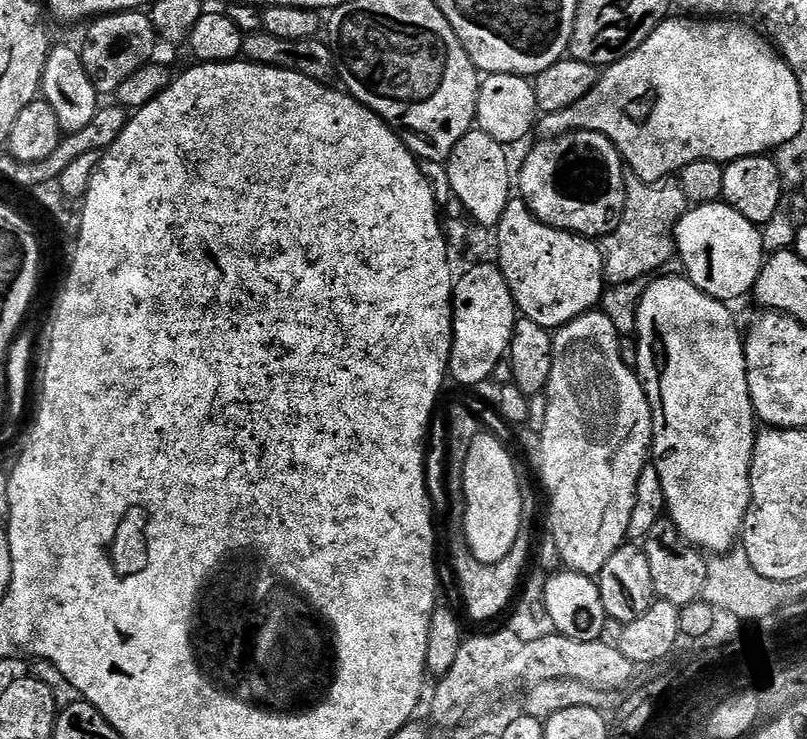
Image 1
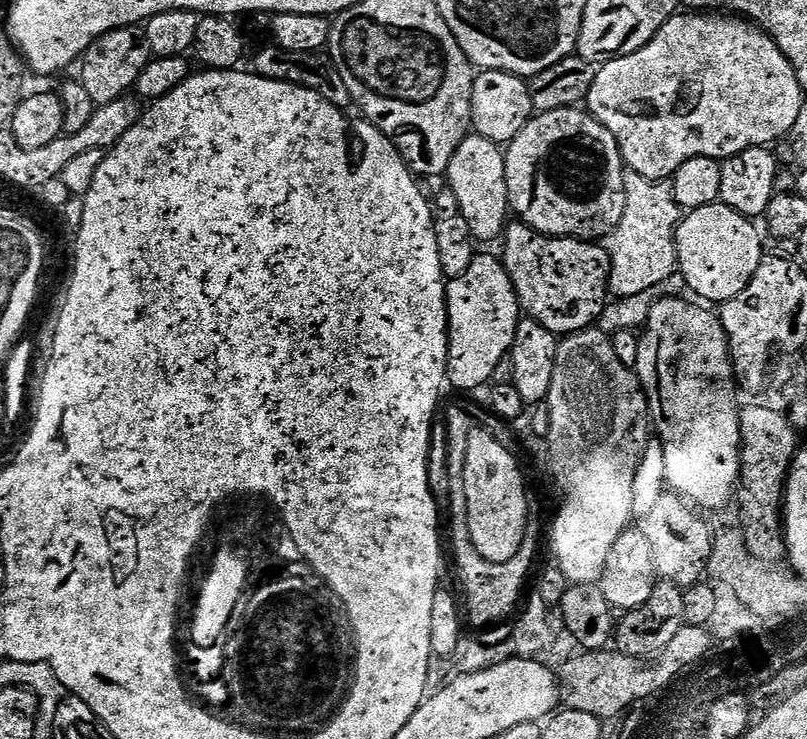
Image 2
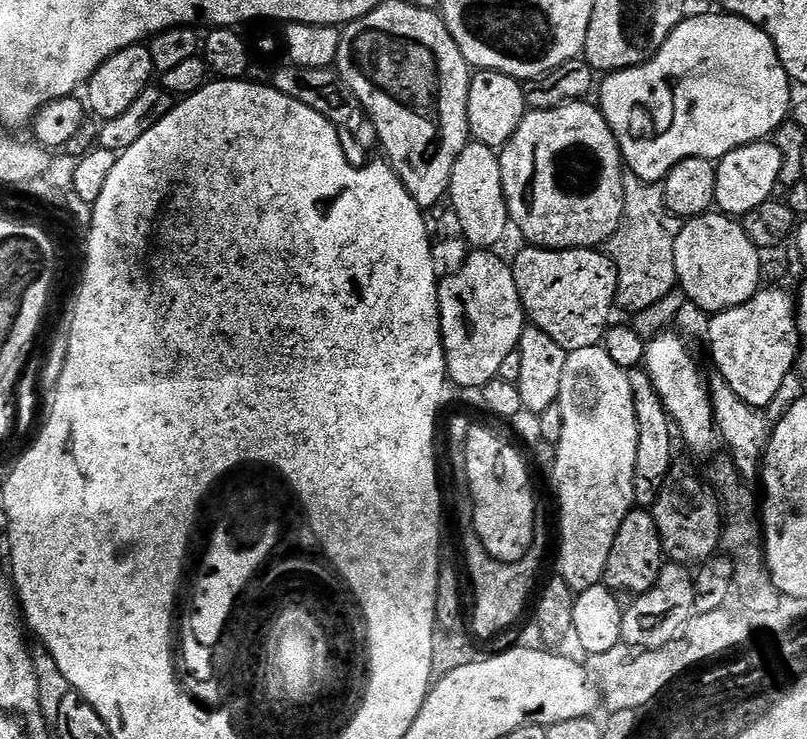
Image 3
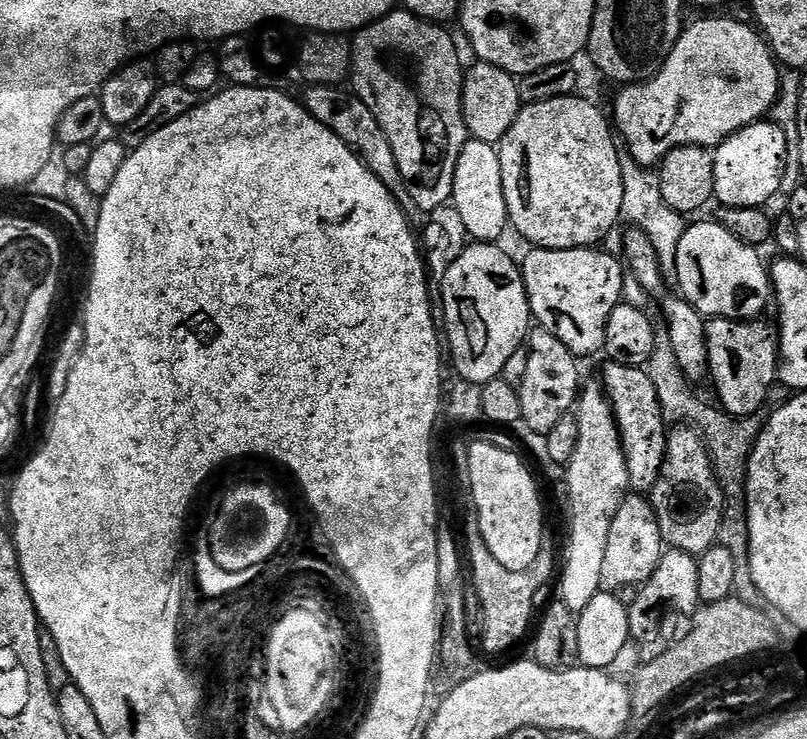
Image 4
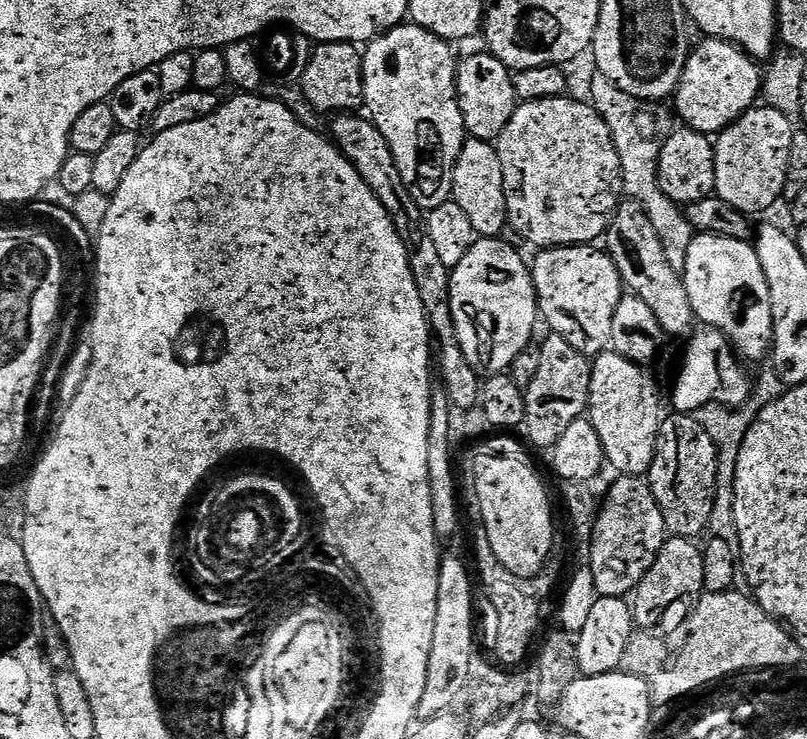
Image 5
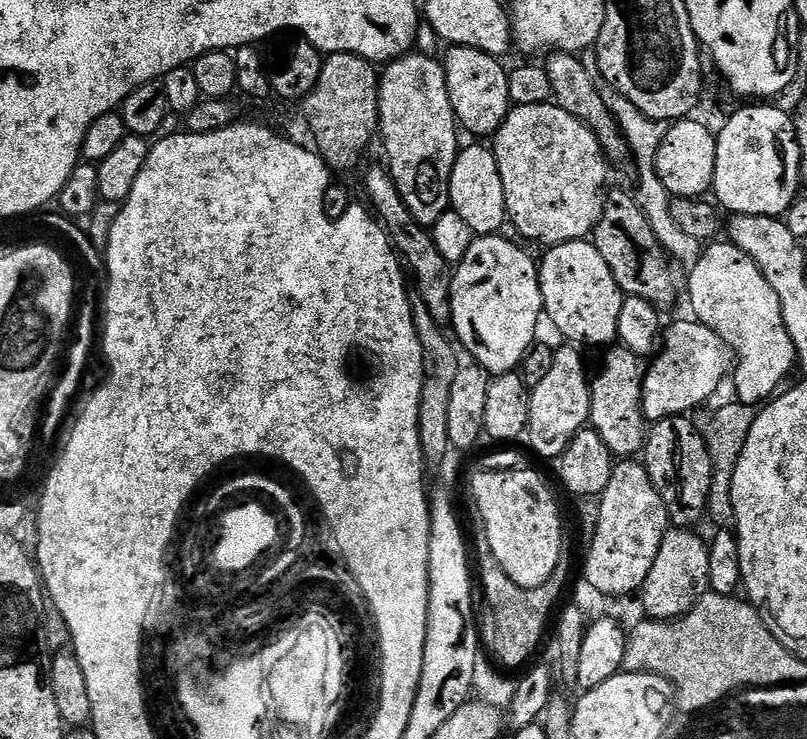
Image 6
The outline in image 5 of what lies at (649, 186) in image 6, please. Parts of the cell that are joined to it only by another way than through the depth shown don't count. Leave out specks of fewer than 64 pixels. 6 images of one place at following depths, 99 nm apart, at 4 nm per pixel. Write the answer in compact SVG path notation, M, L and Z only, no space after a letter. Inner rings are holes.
M599 74L593 75L593 80L588 84L588 96L592 108L610 126L610 138L614 138L614 150L618 150L618 162L620 163L620 182L622 192L627 199L637 200L654 225L656 238L666 250L666 258L674 270L683 273L686 264L686 250L690 250L690 242L693 238L693 230L687 215L682 211L681 205L676 204L663 193L659 185L659 154L661 144L667 139L674 128L674 116L664 106L660 106L651 116L643 112L641 101L636 100L626 90L618 90L610 78Z

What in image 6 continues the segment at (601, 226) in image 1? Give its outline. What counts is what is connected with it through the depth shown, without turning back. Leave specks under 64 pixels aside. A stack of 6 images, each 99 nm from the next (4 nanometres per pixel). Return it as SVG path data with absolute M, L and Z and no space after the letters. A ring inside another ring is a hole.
M555 102L517 104L494 133L495 140L494 151L502 174L510 224L526 239L537 240L543 246L582 240L591 237L591 232L593 235L594 229L602 220L606 199L604 179L608 176L608 168L604 165L606 153L601 148L596 133Z

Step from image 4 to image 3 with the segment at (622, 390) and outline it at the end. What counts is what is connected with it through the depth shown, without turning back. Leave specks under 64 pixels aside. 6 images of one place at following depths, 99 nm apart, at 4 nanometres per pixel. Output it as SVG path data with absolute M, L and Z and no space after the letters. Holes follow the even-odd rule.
M636 370L631 373L634 414L638 424L638 462L634 466L634 498L641 509L651 509L664 485L664 479L670 475L672 461L672 440L674 444L674 425L668 418L663 404L652 388L652 380L647 371Z

